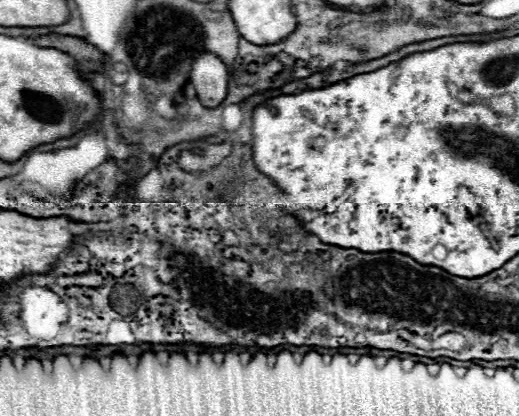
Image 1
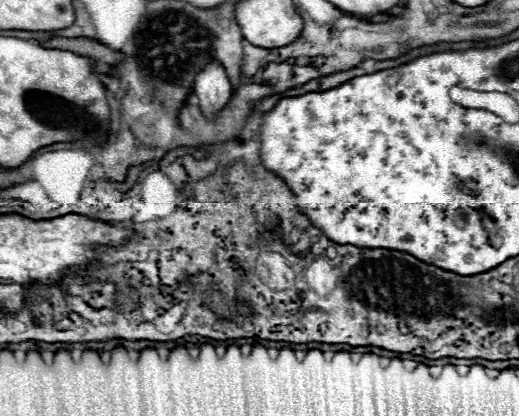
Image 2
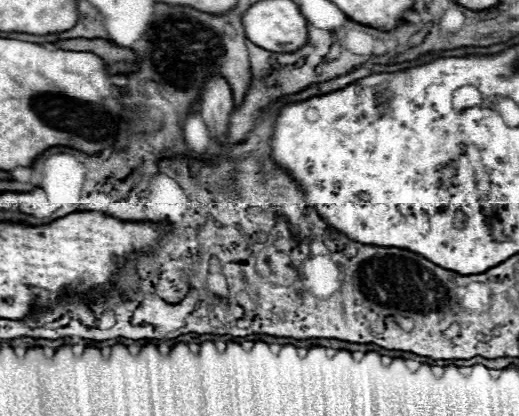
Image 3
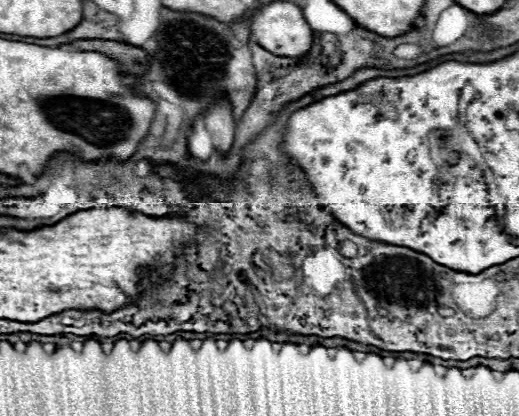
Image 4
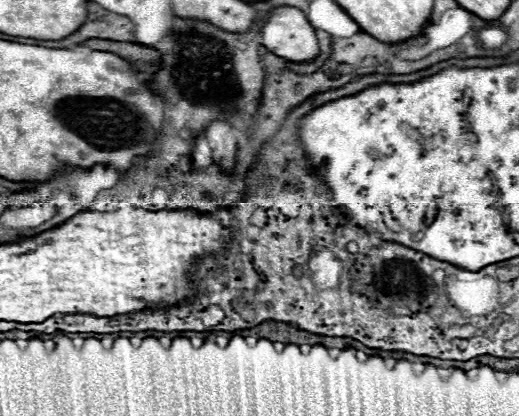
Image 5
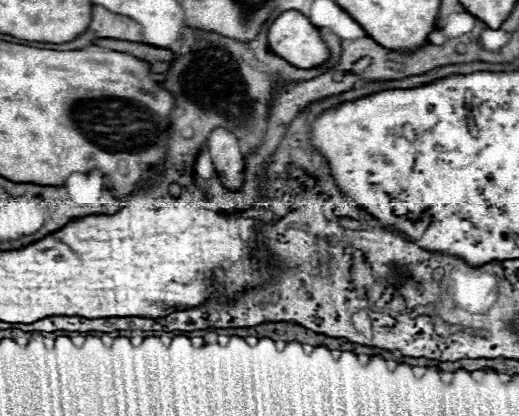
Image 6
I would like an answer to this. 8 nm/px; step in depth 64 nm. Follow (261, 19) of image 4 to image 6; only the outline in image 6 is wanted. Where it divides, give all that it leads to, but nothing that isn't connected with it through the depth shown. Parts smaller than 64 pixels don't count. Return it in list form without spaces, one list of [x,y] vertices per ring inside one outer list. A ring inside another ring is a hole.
[[[282,12],[268,28],[268,46],[280,58],[296,64],[296,68],[316,68],[330,58],[330,50],[322,40],[318,28],[296,12]]]

